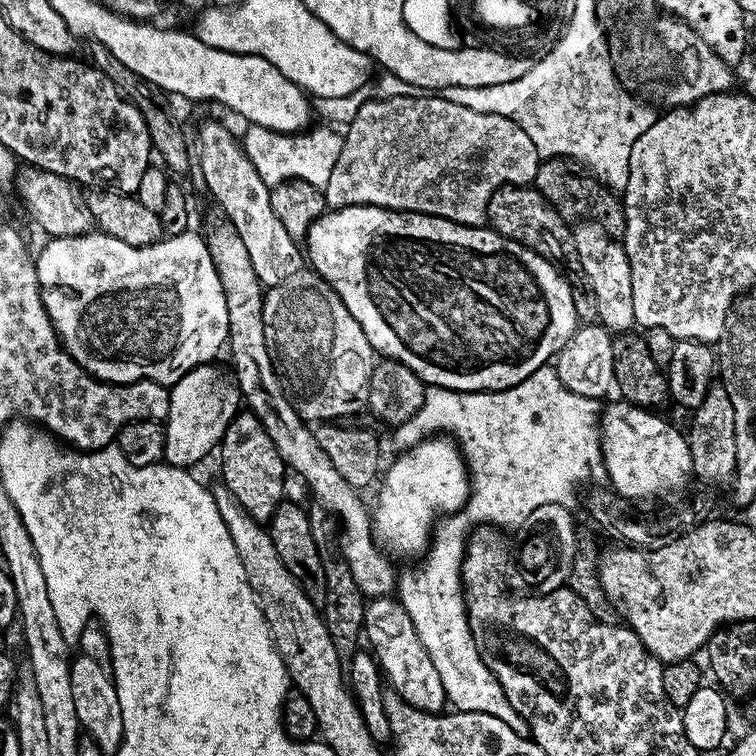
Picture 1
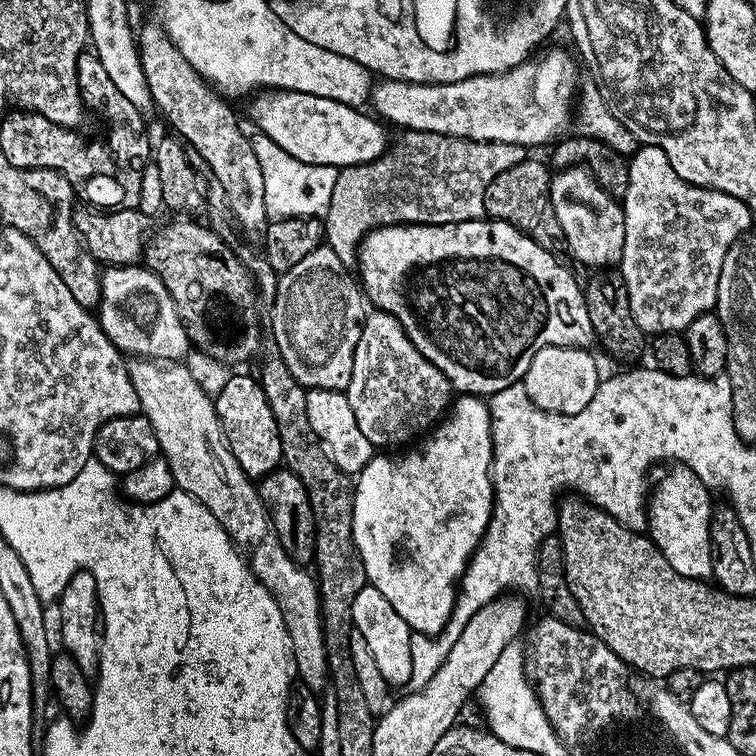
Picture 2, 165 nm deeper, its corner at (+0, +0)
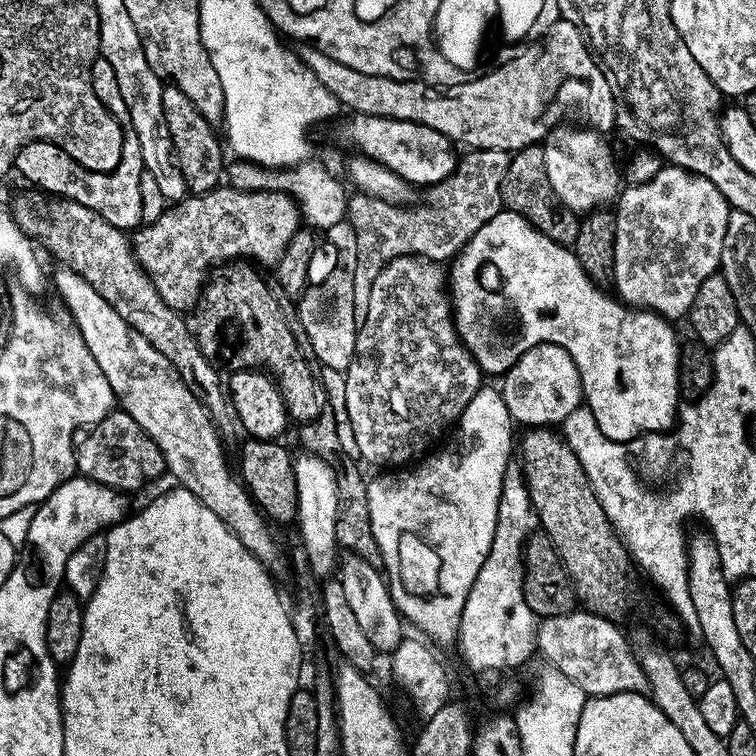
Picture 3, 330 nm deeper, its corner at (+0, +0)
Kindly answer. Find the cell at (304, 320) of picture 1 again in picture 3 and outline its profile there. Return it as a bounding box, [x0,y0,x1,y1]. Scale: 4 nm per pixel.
[296,222,358,373]

